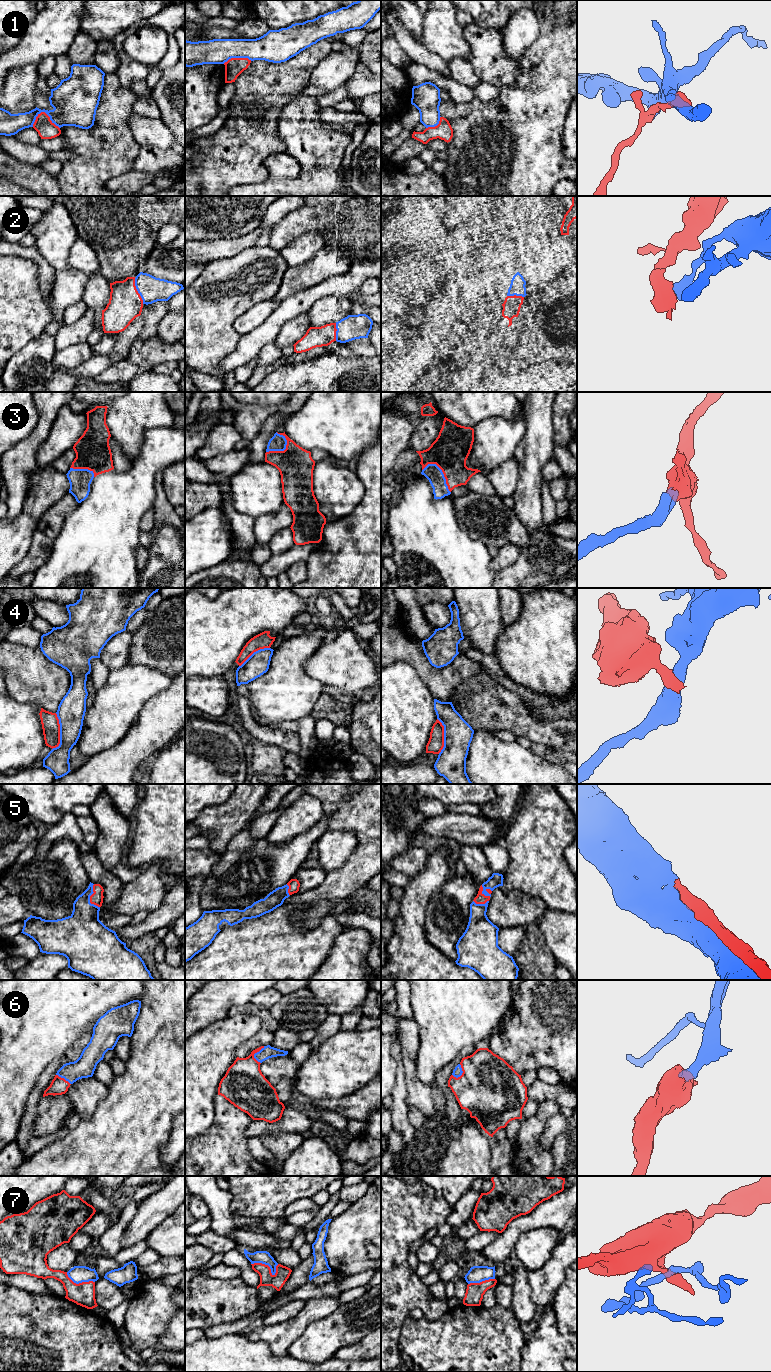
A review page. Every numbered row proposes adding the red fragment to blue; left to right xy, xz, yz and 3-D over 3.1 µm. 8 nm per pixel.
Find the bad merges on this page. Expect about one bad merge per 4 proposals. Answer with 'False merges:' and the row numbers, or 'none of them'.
False merges: 1, 4, 7

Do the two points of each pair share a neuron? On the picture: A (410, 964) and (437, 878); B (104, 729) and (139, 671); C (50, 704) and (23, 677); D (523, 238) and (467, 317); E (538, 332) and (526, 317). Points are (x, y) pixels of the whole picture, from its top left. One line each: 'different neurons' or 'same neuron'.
A: same neuron
B: same neuron
C: same neuron
D: different neurons
E: different neurons

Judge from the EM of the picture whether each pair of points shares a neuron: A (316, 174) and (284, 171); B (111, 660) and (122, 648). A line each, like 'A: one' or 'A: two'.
A: two
B: one

